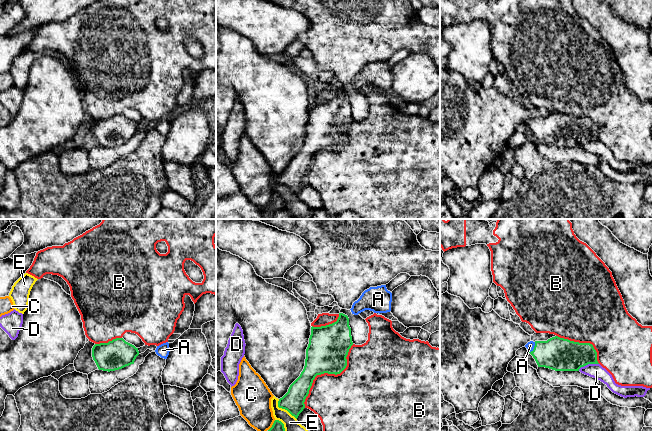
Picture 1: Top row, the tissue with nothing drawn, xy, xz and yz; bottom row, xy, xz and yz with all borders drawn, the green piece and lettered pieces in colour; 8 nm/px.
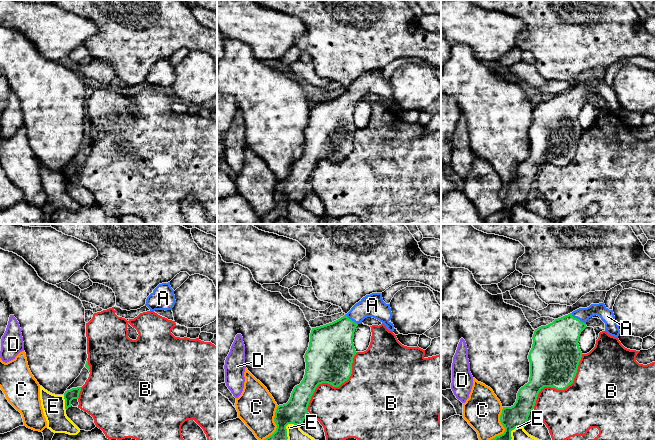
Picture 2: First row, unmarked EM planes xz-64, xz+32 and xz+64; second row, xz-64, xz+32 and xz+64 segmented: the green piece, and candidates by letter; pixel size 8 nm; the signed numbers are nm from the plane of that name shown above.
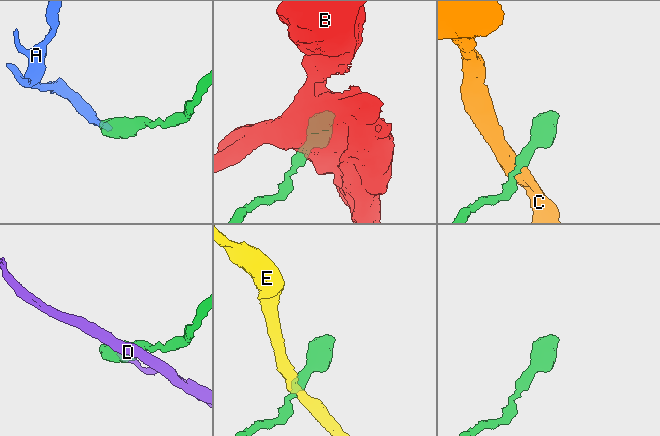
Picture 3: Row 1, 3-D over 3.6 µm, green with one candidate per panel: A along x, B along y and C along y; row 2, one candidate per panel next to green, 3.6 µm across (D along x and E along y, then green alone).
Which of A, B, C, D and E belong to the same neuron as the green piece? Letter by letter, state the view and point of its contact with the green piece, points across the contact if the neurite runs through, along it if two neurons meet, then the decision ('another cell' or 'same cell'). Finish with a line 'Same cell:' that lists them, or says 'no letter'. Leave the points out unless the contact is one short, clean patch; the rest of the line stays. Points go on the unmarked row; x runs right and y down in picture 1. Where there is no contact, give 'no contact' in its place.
A: contact yz (534, 123); way yz (559, 130), (547, 130), (534, 123), (530, 121); same cell
B: contact xz (326, 148); another cell
C: contact xz (272, 201); border xz (275, 196), (268, 206); another cell
D: contact yz (588, 139); border yz (598, 139), (588, 139), (578, 146); another cell
E: contact xz (284, 184); border xz (278, 175), (278, 182), (286, 185), (296, 195); another cell
Same cell: A

